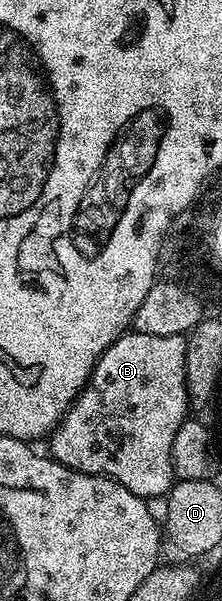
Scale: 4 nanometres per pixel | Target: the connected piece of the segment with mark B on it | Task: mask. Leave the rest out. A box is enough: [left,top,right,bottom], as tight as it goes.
[48,332,191,500]

